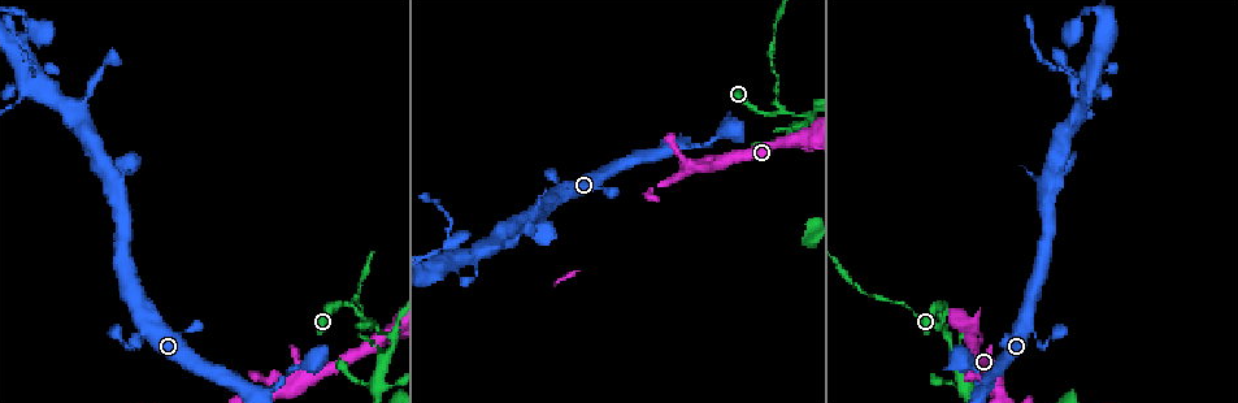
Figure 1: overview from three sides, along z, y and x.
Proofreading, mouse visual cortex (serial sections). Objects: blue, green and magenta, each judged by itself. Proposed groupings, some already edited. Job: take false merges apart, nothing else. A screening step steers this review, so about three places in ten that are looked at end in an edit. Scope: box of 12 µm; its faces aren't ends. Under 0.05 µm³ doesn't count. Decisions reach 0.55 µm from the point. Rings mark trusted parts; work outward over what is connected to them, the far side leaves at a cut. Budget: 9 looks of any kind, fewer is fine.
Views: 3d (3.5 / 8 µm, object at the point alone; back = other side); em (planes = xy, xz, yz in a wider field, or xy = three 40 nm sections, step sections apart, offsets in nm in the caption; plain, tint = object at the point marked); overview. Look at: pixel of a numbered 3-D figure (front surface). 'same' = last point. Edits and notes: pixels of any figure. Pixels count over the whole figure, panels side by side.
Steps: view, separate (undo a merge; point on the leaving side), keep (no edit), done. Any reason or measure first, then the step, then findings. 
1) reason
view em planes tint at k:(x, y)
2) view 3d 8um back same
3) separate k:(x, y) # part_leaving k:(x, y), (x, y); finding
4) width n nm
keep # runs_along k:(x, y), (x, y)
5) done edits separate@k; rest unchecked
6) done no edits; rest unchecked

thick turns thin
view 3d 3.5um back at 1:(689, 163)

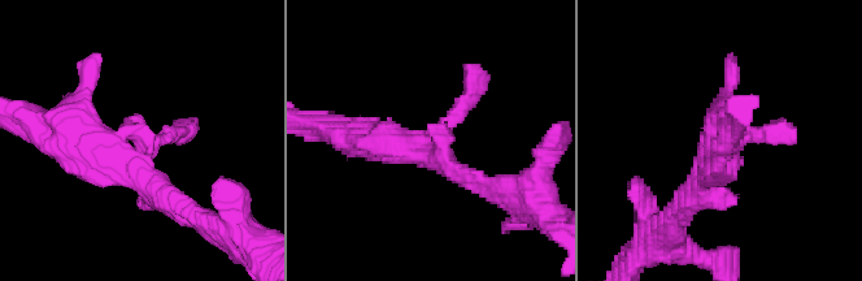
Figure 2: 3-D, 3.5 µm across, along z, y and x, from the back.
need the tissue
view em xy step 2 tint at 2:(145, 151)

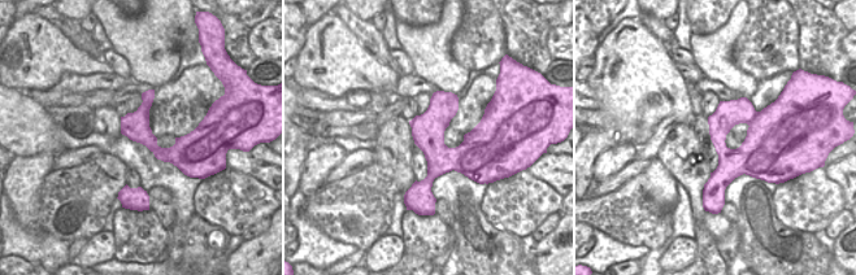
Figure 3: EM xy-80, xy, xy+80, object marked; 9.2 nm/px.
keep # runs_along 3:(485, 130), (412, 191); continuous, no second cell

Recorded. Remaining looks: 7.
thin neck
view 3d 3.5um at 1:(1036, 337)

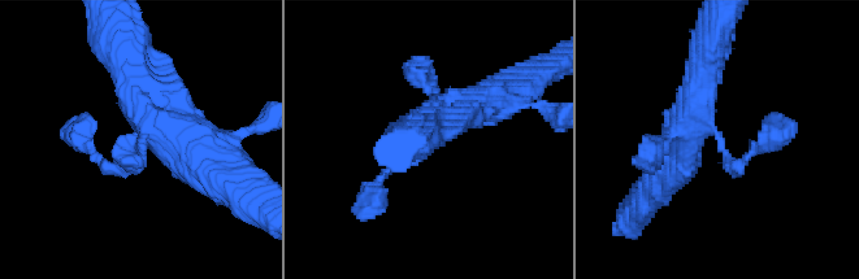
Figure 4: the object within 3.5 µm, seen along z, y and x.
view em xy step 5 tint at 4:(719, 147)

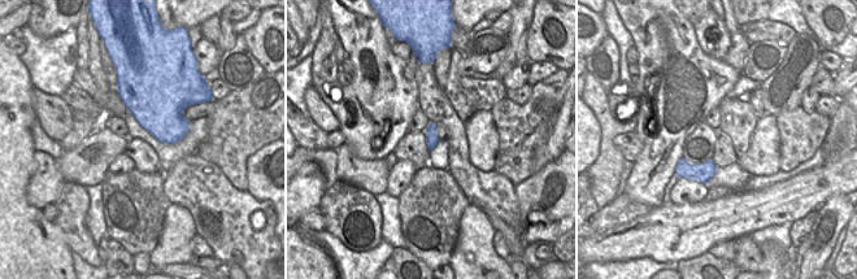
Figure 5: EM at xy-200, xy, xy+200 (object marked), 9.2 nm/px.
keep # runs_along 4:(473, 108), (377, 187); all the same cell

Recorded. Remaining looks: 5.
a fork
view 3d 3.5um at 1:(365, 327)

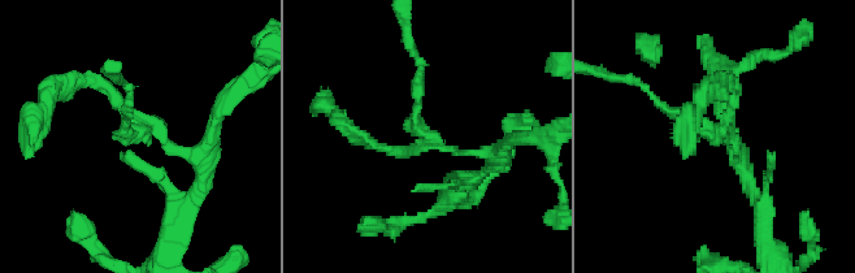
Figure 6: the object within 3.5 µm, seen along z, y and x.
arms 3; arm_widths 150, 150, 150 nm
view em xy step 1 tint at 6:(430, 139)

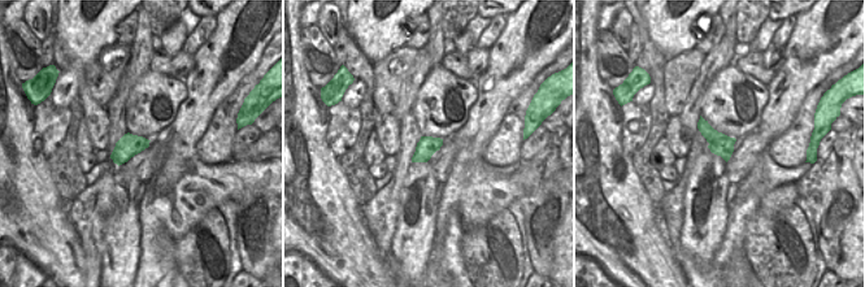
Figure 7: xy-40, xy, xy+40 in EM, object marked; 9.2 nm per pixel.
separate 6:(420, 74) # part_leaving 6:(417, 117), (421, 64), (404, 25); a second cell is stuck on

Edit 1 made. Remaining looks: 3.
side arm on a straight run
view 3d 3.5um at 1:(961, 381)

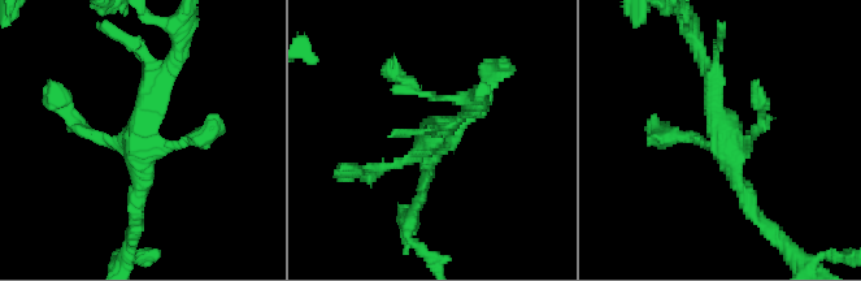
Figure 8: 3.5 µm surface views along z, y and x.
view em xy step 1 plain at 8:(436, 142)

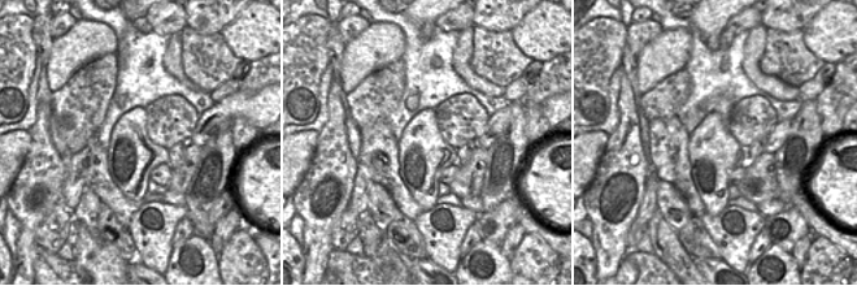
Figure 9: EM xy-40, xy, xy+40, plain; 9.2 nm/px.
view em xy step 1 tint same

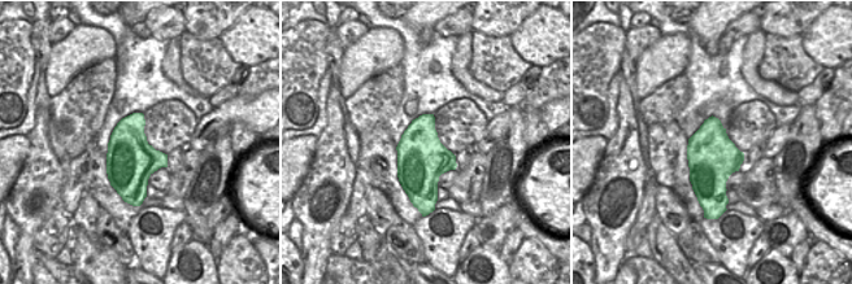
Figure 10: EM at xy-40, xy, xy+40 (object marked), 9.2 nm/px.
keep # runs_along 8:(174, 59), (134, 143), (74, 124); one cell here

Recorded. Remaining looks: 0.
done edits separate@6; rest unchecked

